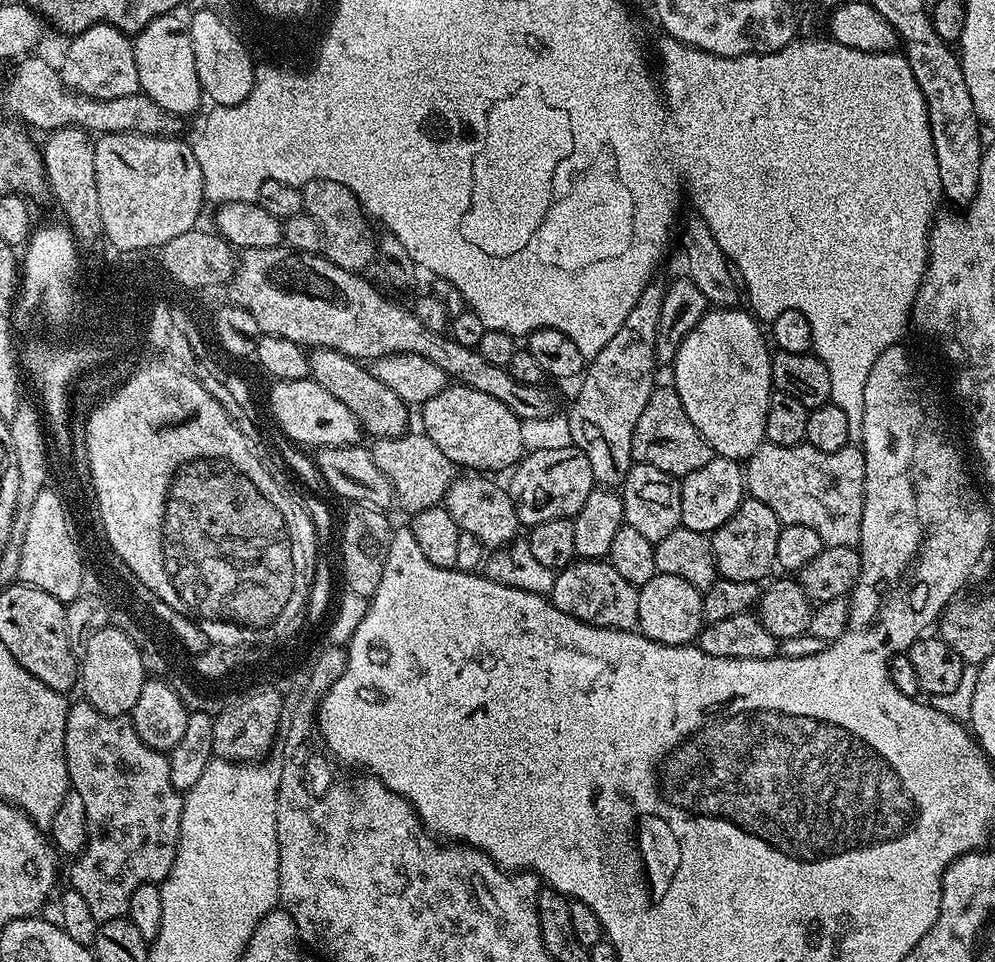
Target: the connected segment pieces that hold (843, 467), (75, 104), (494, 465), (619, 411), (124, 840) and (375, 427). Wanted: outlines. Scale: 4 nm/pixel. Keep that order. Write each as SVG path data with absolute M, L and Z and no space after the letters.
M763 443L746 461L746 492L758 502L766 502L779 518L781 525L797 524L818 530L818 538L826 546L856 546L860 542L862 510L864 509L864 479L866 466L859 447L849 446L837 452L823 452L808 443L778 446Z
M29 55L15 65L17 68L5 84L2 94L5 106L14 115L25 120L22 122L29 129L68 128L73 124L74 127L85 128L88 132L94 132L93 134L131 132L146 136L175 137L177 135L176 131L182 124L181 117L162 110L162 106L158 106L158 102L154 102L150 97L140 92L109 100L95 100L83 96L82 93L73 92L65 86L55 63L39 60L36 56L38 55Z
M453 383L444 387L443 390L434 395L422 405L424 411L423 431L432 439L434 446L450 458L450 462L464 470L475 470L480 474L496 474L503 468L511 469L520 463L525 455L524 432L522 422L498 398L490 398L490 394L482 394L482 390L474 390L466 387L465 384Z
M653 282L645 286L634 310L626 314L626 322L622 322L622 330L602 346L597 356L591 357L582 379L580 389L576 392L576 401L568 412L568 432L572 435L571 443L590 458L592 478L597 485L619 489L633 466L632 435L638 426L638 418L642 418L642 410L646 410L646 402L650 402L652 389L657 387L655 372L658 369L656 359L656 327L662 314L665 285Z
M73 703L68 709L64 753L71 791L77 792L86 805L88 842L84 851L71 861L68 884L90 906L93 918L103 922L127 913L134 890L143 884L159 885L170 874L180 841L184 796L170 782L168 756L161 749L153 748L128 716L107 716L94 710L92 704L79 703Z
M318 348L309 353L308 366L311 379L316 380L324 390L329 391L338 402L346 406L367 435L369 432L372 438L385 440L398 438L409 431L409 405L359 361L329 348Z

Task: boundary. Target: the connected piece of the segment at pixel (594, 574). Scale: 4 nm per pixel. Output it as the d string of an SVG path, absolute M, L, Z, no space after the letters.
M577 558L565 568L559 569L555 575L550 599L553 606L562 610L562 614L570 614L590 626L599 628L631 632L637 627L640 589L637 585L626 582L626 578L622 578L622 574L618 574L618 570L614 570L614 566L608 563L607 559Z

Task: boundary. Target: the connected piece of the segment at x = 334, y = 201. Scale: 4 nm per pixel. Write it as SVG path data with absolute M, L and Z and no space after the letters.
M311 180L302 185L302 191L304 212L313 216L320 227L323 259L354 273L359 273L360 268L377 259L377 237L372 236L369 217L362 211L361 201L351 190L338 182Z

